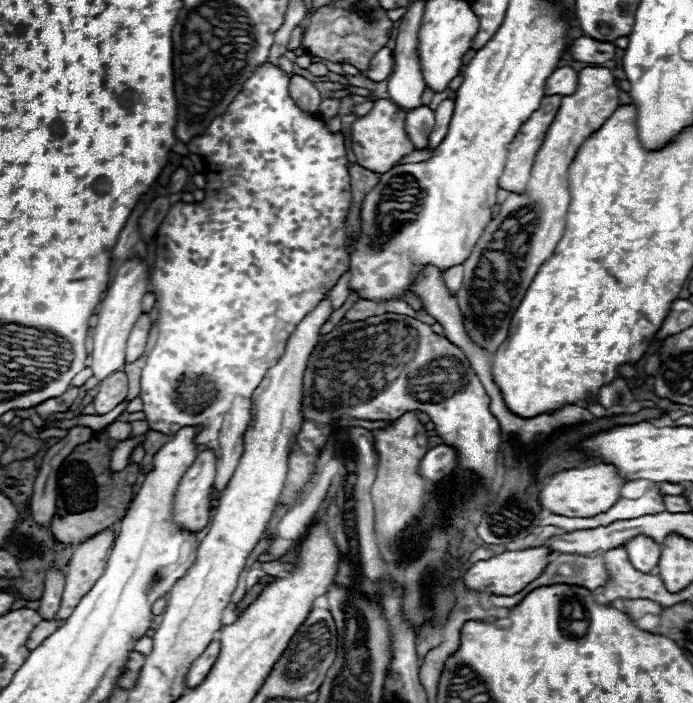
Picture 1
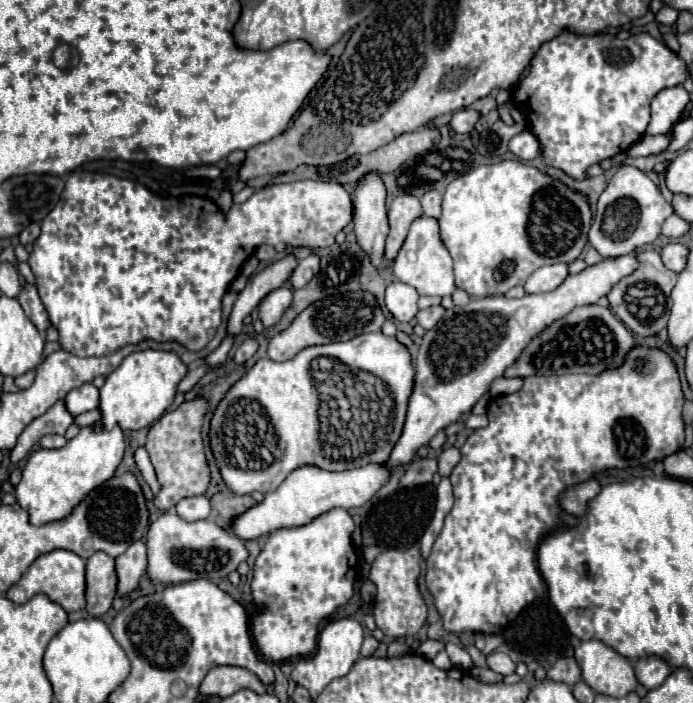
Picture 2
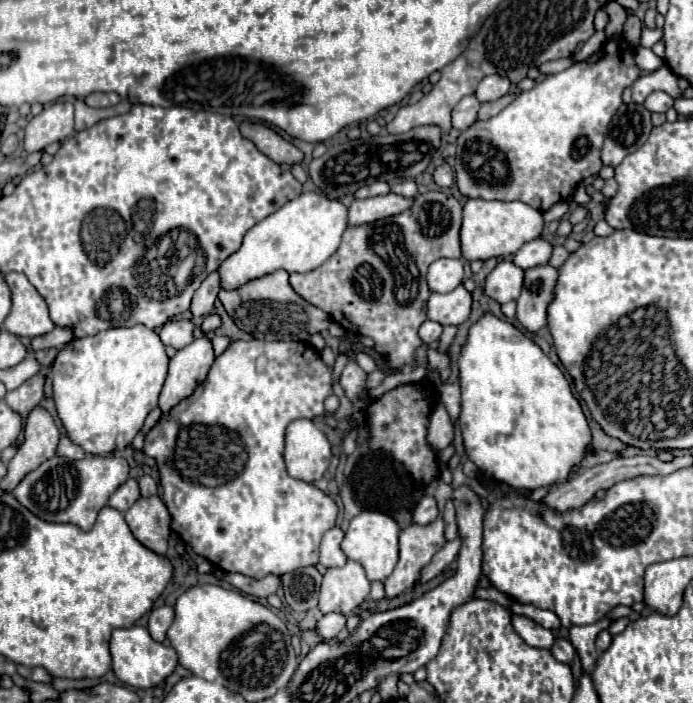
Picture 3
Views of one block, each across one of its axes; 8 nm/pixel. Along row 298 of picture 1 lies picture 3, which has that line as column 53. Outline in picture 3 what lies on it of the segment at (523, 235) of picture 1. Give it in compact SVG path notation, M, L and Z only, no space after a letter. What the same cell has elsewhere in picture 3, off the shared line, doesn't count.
M54 456L40 468L26 474L26 478L14 488L14 498L48 522L70 522L82 530L90 530L98 512L106 506L110 494L128 480L128 462L118 456L88 456L82 460L70 460Z

